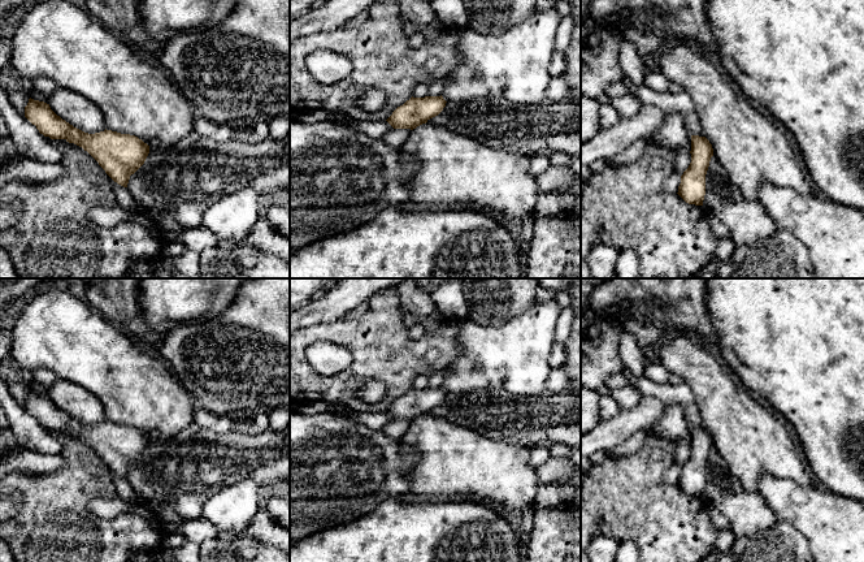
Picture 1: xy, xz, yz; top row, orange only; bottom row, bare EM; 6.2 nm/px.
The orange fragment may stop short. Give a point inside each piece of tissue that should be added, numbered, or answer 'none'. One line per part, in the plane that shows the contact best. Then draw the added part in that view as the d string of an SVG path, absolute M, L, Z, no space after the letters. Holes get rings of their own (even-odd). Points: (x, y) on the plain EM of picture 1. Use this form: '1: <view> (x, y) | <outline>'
none

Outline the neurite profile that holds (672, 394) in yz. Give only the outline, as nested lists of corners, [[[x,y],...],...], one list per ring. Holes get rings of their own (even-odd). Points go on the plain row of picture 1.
[[[624,368],[622,373],[629,379],[629,384],[638,388],[643,397],[655,397],[661,399],[665,406],[680,406],[691,427],[704,428],[700,414],[694,398],[694,393],[686,382],[681,384],[655,384],[644,376],[634,376]]]

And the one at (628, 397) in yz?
[[[631,384],[624,388],[612,389],[611,395],[615,398],[621,411],[634,408],[643,398],[639,389]]]

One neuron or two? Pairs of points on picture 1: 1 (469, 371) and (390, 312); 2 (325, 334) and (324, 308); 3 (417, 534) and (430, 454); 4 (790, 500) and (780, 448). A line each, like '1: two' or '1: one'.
1: two
2: two
3: two
4: two

